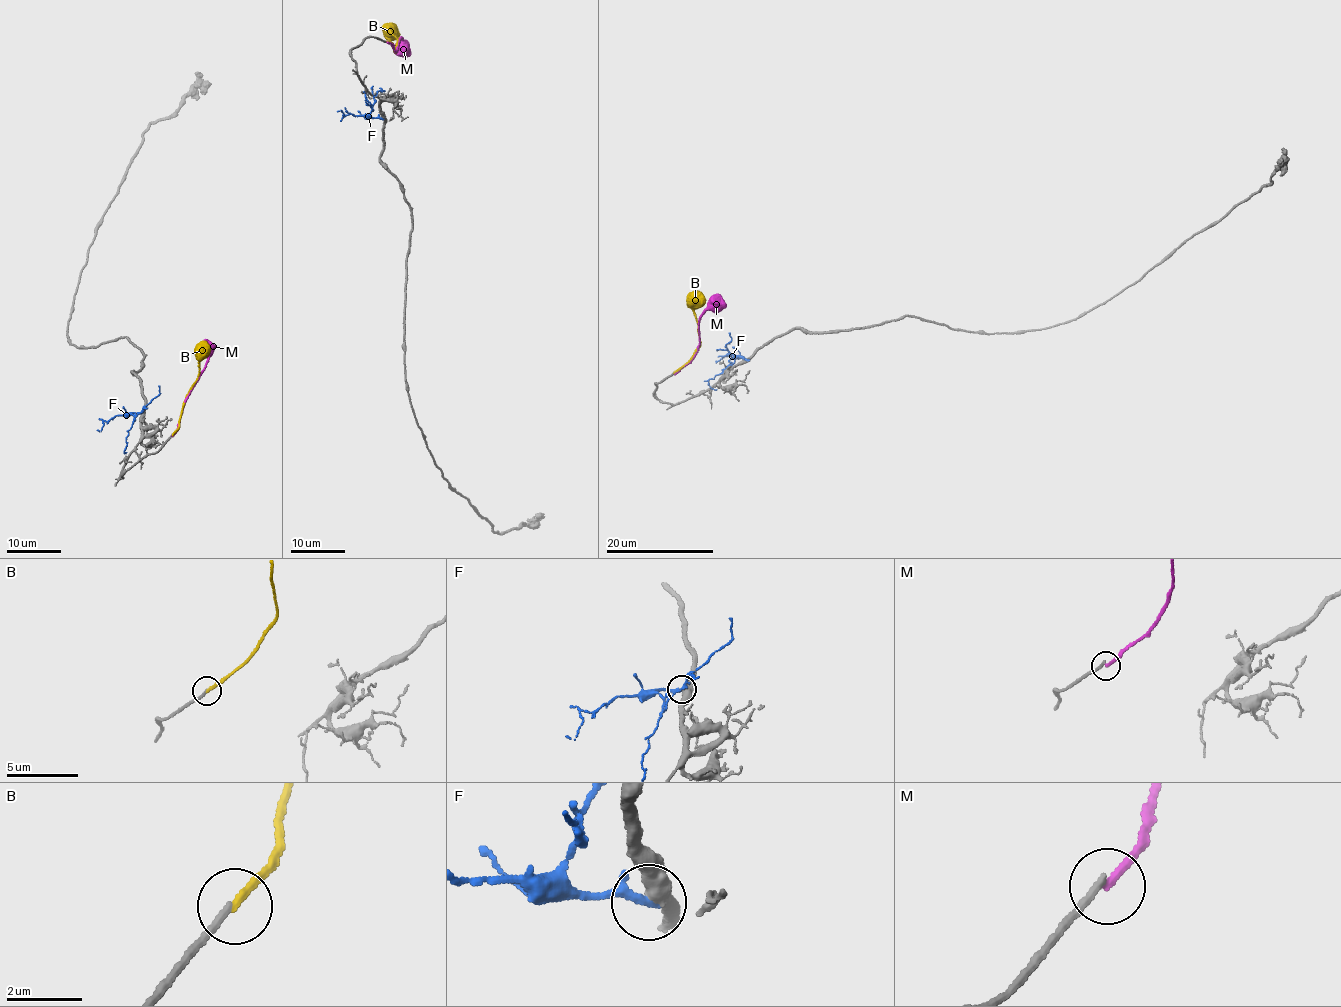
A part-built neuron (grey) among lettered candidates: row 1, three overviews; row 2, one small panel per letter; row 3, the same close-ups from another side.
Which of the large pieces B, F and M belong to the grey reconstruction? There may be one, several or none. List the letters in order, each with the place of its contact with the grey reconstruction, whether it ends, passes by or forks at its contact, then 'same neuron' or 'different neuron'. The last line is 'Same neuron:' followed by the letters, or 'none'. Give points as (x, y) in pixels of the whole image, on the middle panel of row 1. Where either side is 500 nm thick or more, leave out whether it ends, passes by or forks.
B: (387, 41) | it ends | same neuron
F: (382, 119) | it ends | different neuron
M: (387, 42) | it ends | different neuron
Same neuron: B

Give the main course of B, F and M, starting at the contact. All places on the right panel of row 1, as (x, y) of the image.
B: (674, 373), (689, 361), (699, 345), (694, 310), (696, 292)
F: (748, 359), (740, 357), (709, 378), (708, 386), (717, 389)
M: (674, 374), (690, 361), (697, 350), (698, 321), (701, 313), (722, 297)

